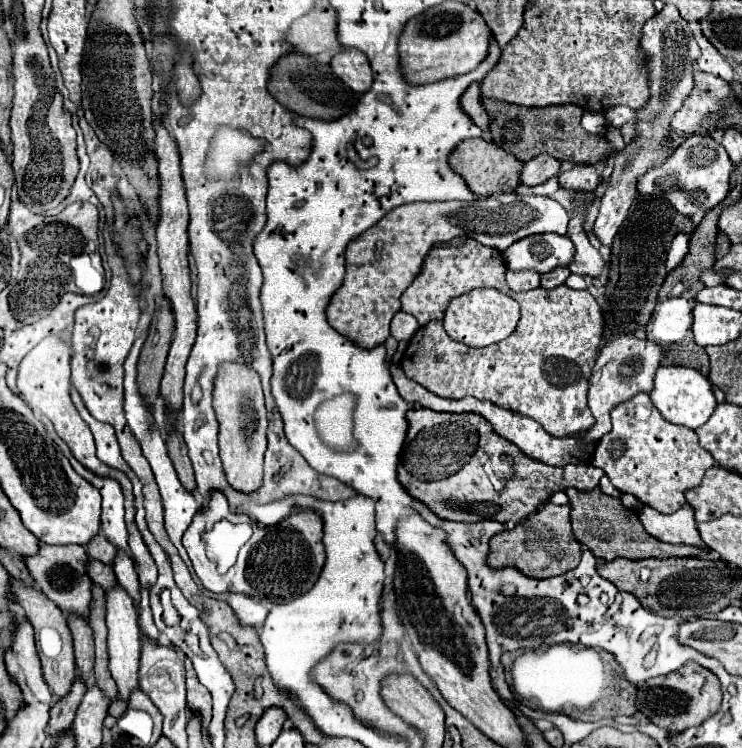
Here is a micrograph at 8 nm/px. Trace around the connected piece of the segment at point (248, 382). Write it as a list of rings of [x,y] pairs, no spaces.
[[[224,362],[214,378],[212,404],[218,420],[218,448],[222,468],[228,484],[244,494],[256,492],[262,486],[262,462],[266,452],[266,408],[262,396],[262,384],[256,370],[240,362]]]

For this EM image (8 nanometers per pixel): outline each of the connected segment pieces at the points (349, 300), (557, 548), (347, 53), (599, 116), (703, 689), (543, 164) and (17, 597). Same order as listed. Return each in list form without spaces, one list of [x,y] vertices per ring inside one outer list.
[[[516,192],[492,194],[472,202],[412,202],[386,214],[376,226],[370,226],[360,238],[352,240],[346,250],[346,274],[326,308],[332,328],[350,338],[360,348],[376,348],[390,336],[390,320],[400,312],[400,294],[410,286],[416,272],[436,242],[452,238],[474,238],[476,242],[504,252],[520,238],[556,232],[566,234],[568,212],[546,196],[520,196]]]
[[[542,504],[532,516],[516,524],[512,530],[498,532],[490,538],[490,552],[486,564],[490,568],[516,568],[528,578],[552,578],[564,574],[580,562],[580,544],[570,528],[570,506]]]
[[[342,48],[330,62],[332,72],[354,92],[364,94],[372,86],[372,70],[364,52]]]
[[[584,111],[581,126],[590,133],[600,134],[606,126],[604,114],[602,112]]]
[[[692,662],[684,664],[680,670],[668,676],[646,680],[644,686],[638,688],[636,696],[638,712],[642,712],[644,716],[648,716],[652,724],[668,732],[682,732],[690,726],[700,726],[706,718],[718,712],[720,702],[722,702],[722,692],[718,678],[710,670],[704,670],[702,666]]]
[[[538,154],[522,166],[522,184],[536,186],[560,172],[560,162],[548,154]]]
[[[14,578],[10,580],[10,594],[12,594],[14,602],[18,602],[24,608],[30,624],[34,626],[34,632],[36,632],[36,648],[38,648],[38,654],[40,654],[40,660],[42,660],[46,684],[50,686],[50,690],[58,698],[64,698],[70,692],[72,682],[76,678],[74,650],[72,650],[72,634],[70,634],[68,624],[66,624],[66,614],[60,612],[58,606],[52,600],[48,600],[42,590],[38,590],[36,586],[26,586],[22,580],[14,580]]]

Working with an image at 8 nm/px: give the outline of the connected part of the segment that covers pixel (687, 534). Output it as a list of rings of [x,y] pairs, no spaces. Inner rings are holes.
[[[690,504],[682,506],[680,510],[676,510],[672,514],[660,514],[654,508],[644,506],[644,508],[640,508],[638,518],[640,518],[644,530],[648,530],[648,534],[658,538],[660,542],[708,548],[708,546],[704,546],[704,542],[698,534],[694,512],[692,512]]]

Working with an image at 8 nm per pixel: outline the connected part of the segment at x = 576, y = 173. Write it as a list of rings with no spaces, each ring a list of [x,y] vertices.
[[[578,164],[566,172],[560,172],[558,184],[564,190],[572,190],[572,192],[584,192],[586,190],[586,192],[590,192],[590,190],[596,190],[602,184],[602,180],[600,180],[596,166]]]

